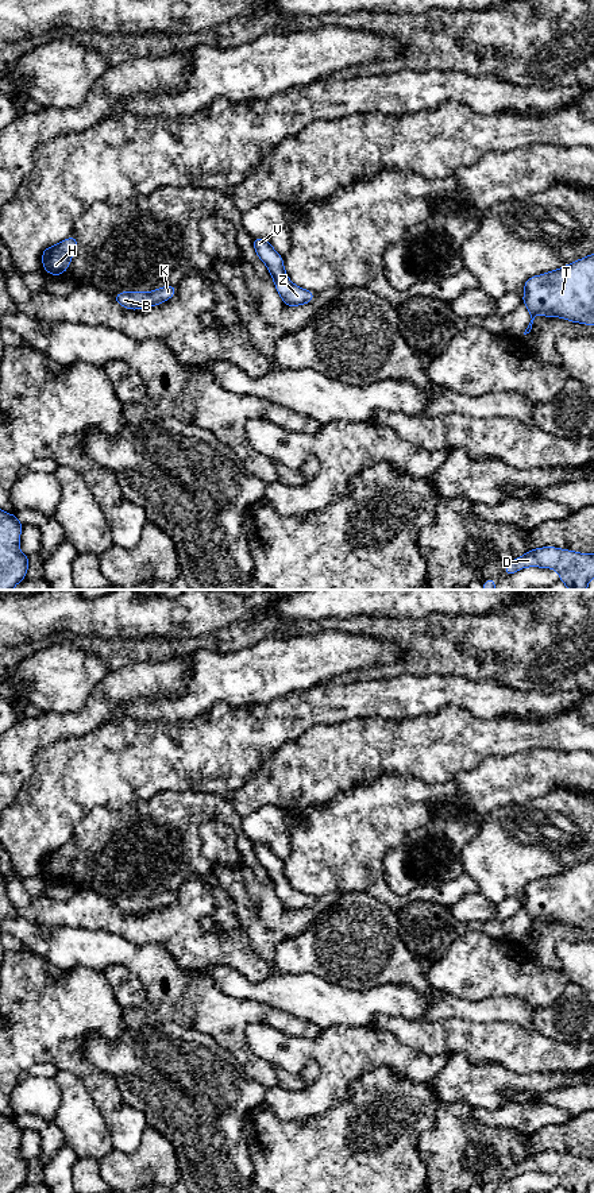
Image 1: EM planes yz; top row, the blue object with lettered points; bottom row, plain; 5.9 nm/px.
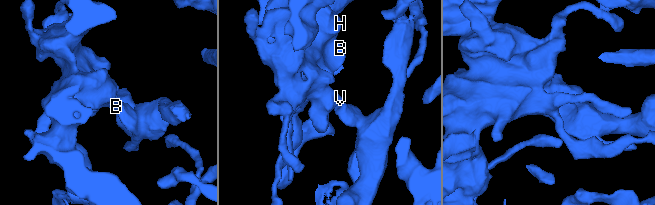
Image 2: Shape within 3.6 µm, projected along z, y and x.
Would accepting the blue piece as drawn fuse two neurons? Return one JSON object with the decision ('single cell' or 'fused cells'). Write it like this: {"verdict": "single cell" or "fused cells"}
{"verdict": "single cell"}

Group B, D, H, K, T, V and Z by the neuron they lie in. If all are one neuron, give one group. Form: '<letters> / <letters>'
B D H K T V Z

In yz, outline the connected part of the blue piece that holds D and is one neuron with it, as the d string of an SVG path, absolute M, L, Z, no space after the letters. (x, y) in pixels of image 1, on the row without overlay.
M556 1151L533 1153L510 1166L504 1180L509 1181L528 1171L552 1173L568 1193L587 1193L589 1185L594 1182L594 1159Z

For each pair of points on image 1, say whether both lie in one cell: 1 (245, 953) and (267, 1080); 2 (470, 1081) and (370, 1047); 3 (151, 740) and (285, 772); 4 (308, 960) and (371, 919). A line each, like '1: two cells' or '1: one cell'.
1: two cells
2: two cells
3: two cells
4: one cell

